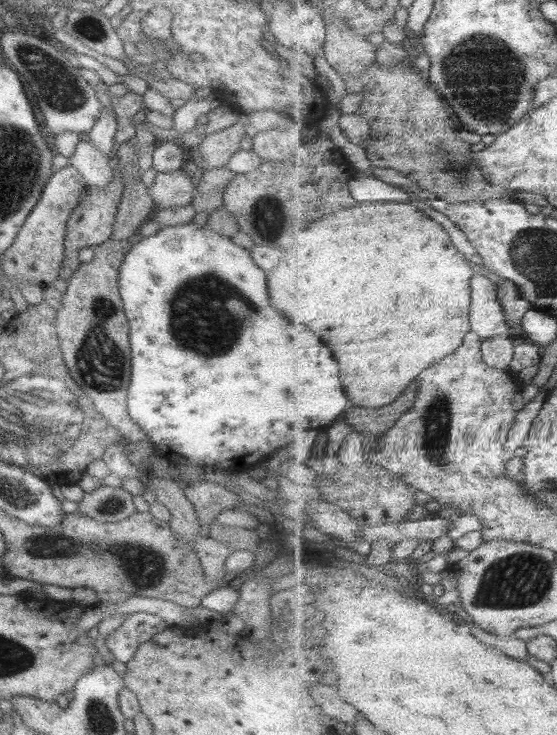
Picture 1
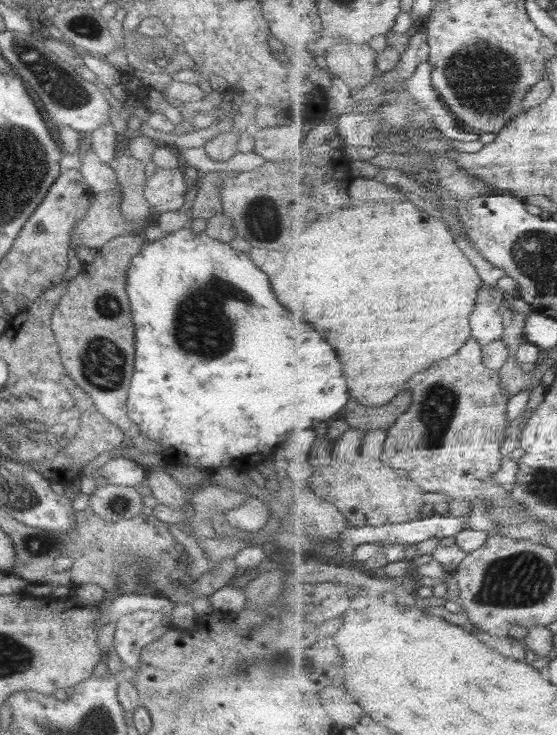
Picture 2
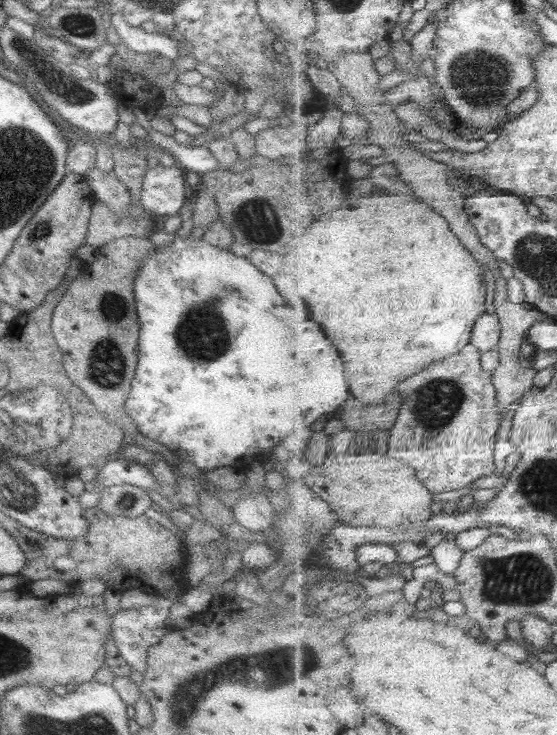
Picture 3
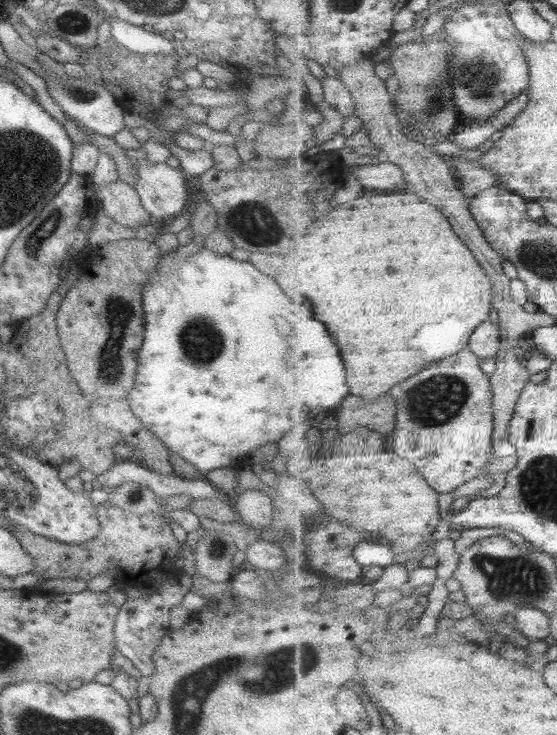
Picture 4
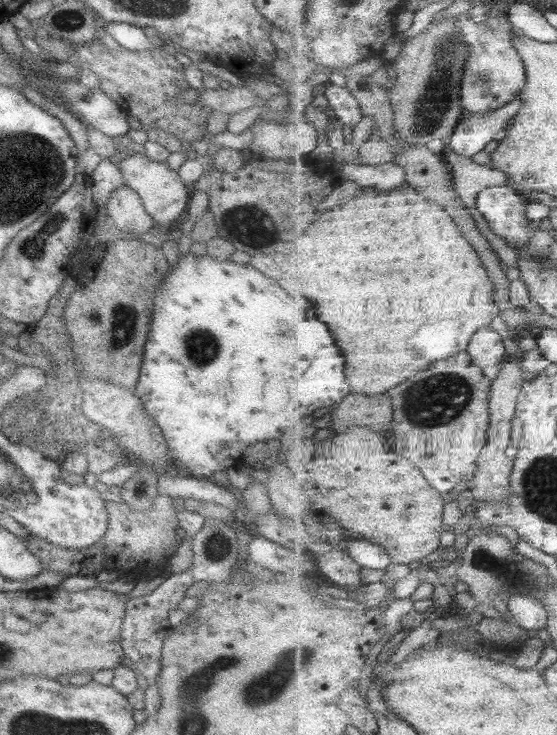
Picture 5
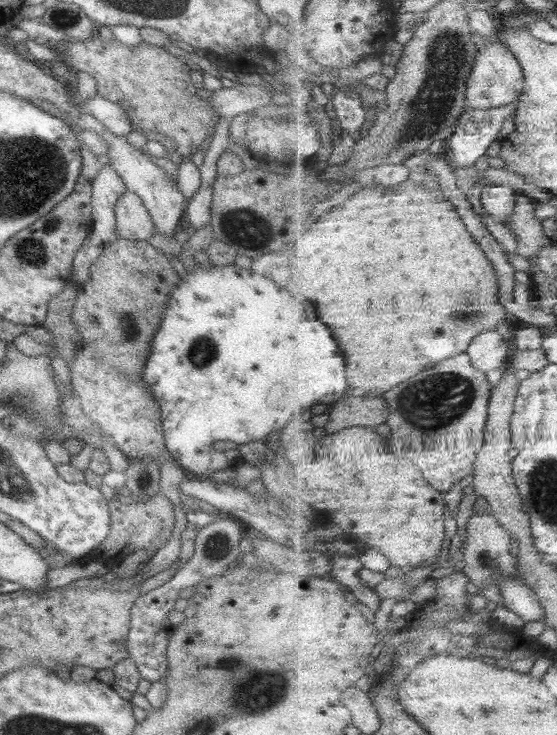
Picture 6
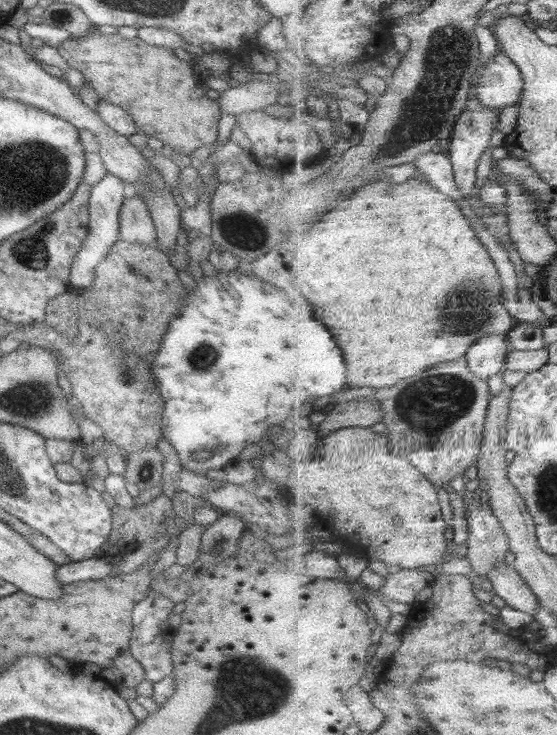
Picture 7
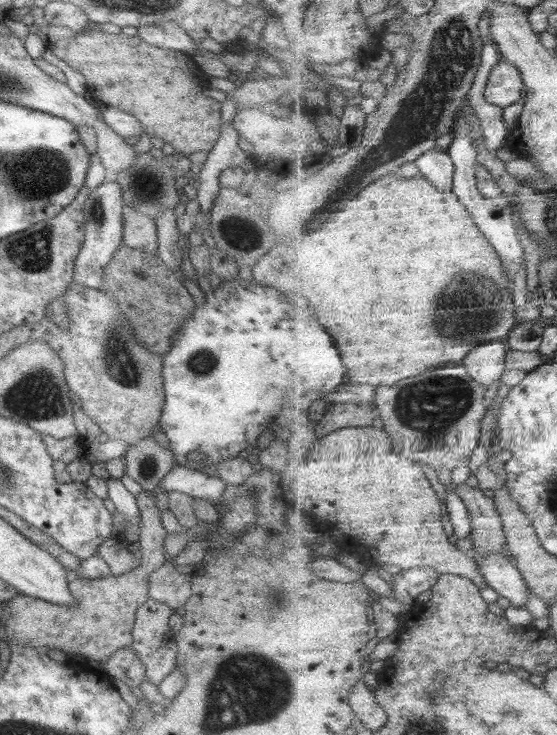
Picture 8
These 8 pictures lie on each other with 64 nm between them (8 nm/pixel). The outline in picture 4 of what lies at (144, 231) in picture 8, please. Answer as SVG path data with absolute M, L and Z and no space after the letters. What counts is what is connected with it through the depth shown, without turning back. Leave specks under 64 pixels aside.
M116 180L95 188L95 192L99 196L101 209L114 222L130 228L155 223L151 214L142 206L141 198L132 185Z

